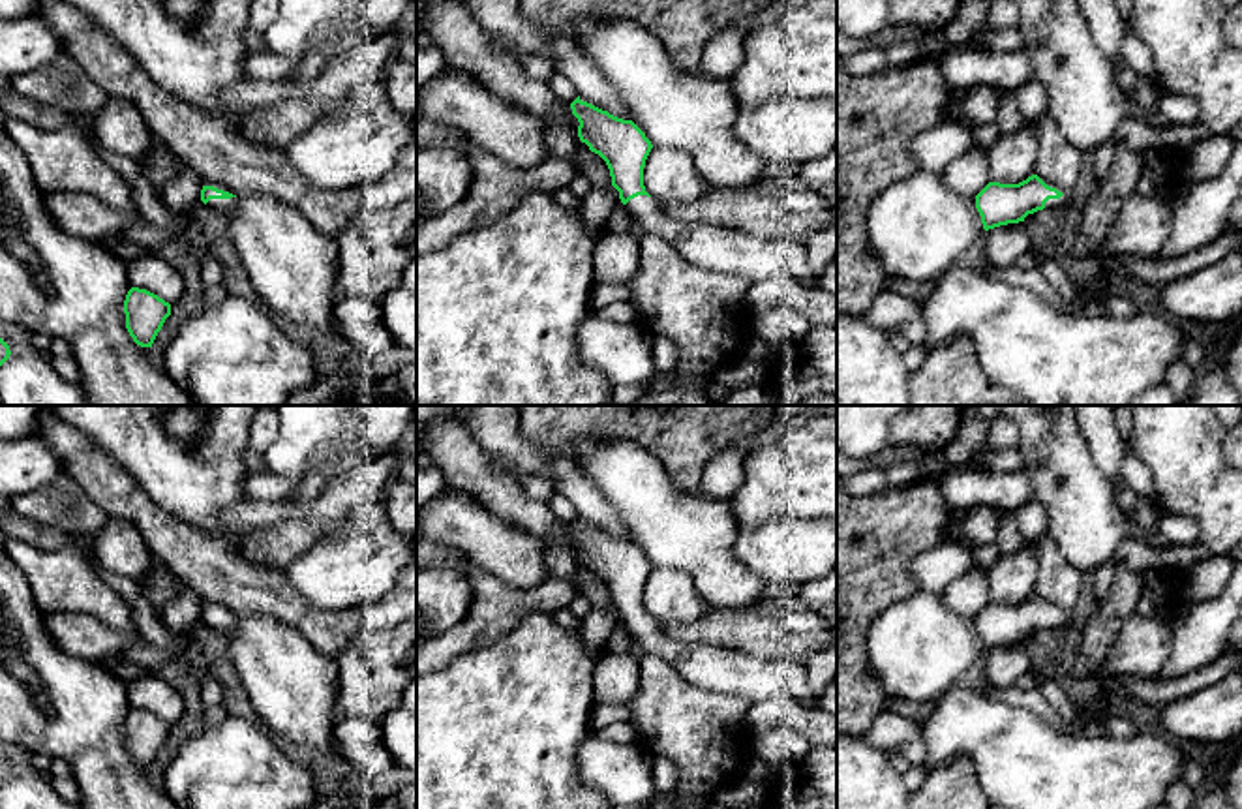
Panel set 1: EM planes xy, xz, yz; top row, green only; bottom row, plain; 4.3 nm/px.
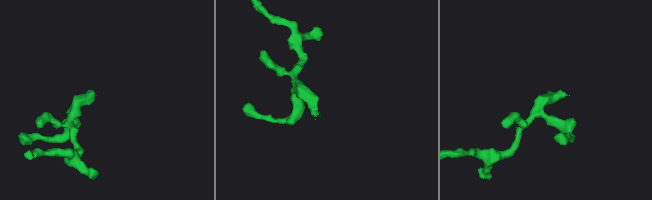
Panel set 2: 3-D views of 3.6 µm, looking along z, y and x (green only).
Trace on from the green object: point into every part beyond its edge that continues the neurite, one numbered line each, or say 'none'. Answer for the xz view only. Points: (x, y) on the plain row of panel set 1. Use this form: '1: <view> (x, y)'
1: xz (713, 669)

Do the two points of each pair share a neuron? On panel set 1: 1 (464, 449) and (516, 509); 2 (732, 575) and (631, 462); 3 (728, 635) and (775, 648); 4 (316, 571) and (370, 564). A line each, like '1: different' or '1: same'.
1: same
2: same
3: same
4: same

